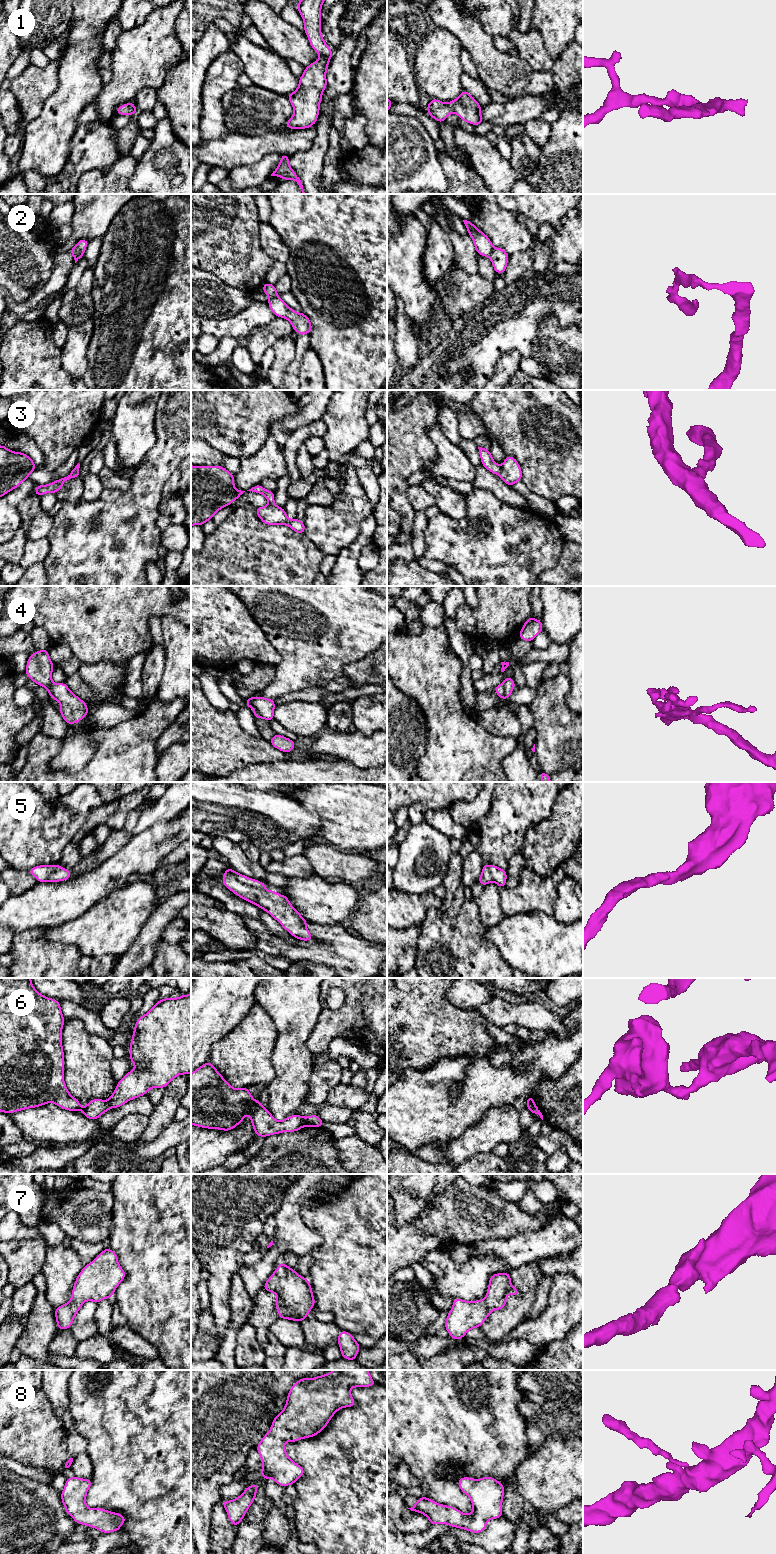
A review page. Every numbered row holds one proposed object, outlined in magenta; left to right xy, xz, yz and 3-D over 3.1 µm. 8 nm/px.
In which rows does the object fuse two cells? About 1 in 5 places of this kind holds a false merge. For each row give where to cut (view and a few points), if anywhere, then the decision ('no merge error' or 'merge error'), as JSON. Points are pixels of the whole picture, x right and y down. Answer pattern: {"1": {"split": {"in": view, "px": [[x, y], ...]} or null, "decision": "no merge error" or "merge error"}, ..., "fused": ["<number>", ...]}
{"1": {"split": null, "decision": "no merge error"}, "2": {"split": {"in": "xz", "px": [[277, 296], [269, 299]]}, "decision": "merge error"}, "3": {"split": {"in": "yz", "px": [[501, 466], [501, 471], [498, 474]]}, "decision": "merge error"}, "4": {"split": {"in": "yz", "px": [[502, 683], [504, 688], [503, 698]]}, "decision": "merge error"}, "5": {"split": null, "decision": "no merge error"}, "6": {"split": {"in": "xz", "px": [[304, 1117], [306, 1125]]}, "decision": "merge error"}, "7": {"split": null, "decision": "no merge error"}, "8": {"split": null, "decision": "no merge error"}, "fused": ["2", "3", "4", "6"]}

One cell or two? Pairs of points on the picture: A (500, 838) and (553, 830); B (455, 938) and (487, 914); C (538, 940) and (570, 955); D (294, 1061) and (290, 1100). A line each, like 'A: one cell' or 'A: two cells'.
A: two cells
B: two cells
C: one cell
D: one cell

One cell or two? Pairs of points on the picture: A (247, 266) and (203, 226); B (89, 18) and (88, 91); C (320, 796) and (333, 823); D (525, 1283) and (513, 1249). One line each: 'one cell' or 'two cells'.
A: one cell
B: one cell
C: one cell
D: two cells

